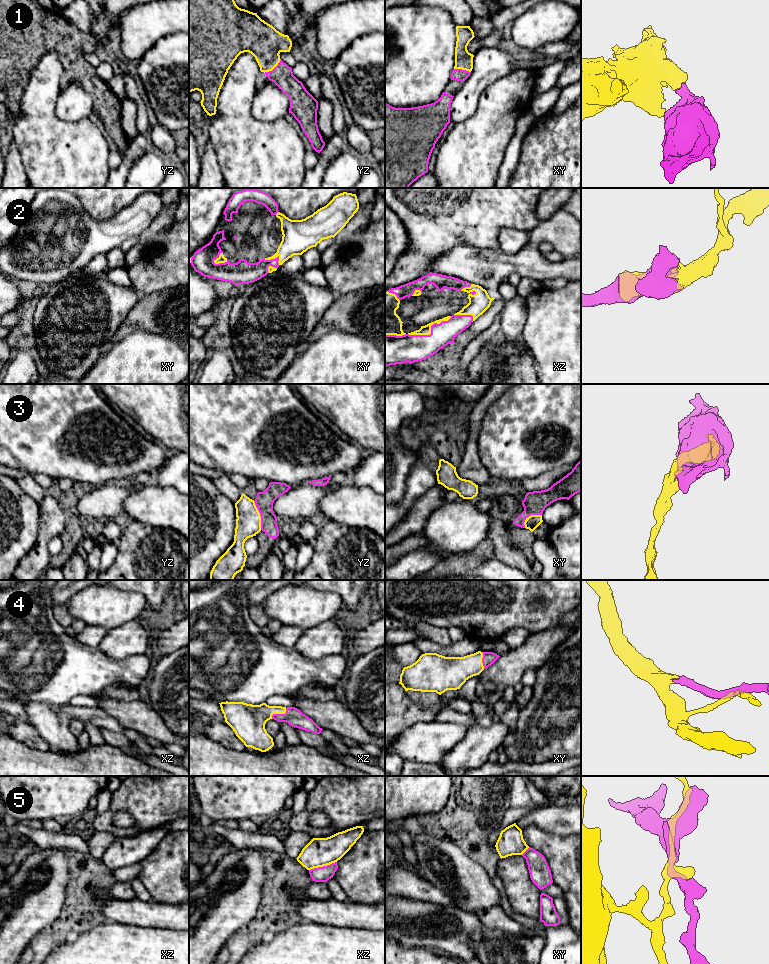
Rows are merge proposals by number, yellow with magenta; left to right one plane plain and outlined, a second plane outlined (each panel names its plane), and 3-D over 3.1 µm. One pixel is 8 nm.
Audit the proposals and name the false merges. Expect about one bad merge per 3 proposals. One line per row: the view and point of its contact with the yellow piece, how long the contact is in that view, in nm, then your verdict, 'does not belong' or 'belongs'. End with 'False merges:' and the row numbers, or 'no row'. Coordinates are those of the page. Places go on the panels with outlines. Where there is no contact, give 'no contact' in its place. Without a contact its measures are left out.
1: yz (273, 68) | 170 nm | belongs
2: xz (430, 331) | 380 nm | belongs
3: yz (259, 515) | 240 nm | does not belong
4: xz (279, 713) | 150 nm | belongs
5: xz (322, 866) | 240 nm | does not belong
False merges: 3, 5

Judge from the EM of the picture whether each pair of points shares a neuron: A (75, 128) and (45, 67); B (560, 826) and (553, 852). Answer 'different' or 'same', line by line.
A: same
B: different

